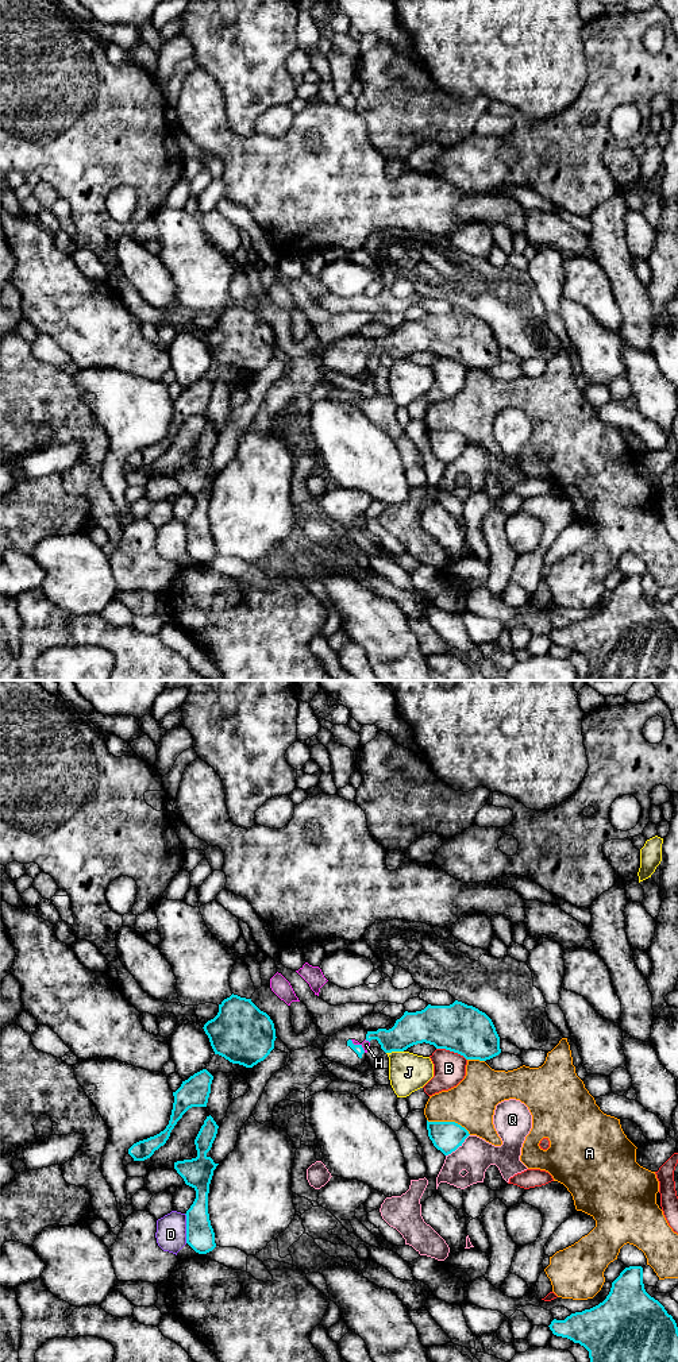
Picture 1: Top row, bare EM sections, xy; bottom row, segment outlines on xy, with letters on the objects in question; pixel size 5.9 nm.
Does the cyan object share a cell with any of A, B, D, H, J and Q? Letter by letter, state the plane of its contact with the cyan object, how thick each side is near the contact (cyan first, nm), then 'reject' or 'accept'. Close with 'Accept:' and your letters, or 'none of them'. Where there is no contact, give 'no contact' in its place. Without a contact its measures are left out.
A: xy | 180/280 nm | reject
B: xy | 300/190 nm | reject
D: xy | 170/180 nm | reject
H: xy | 60/50 nm | accept
J: xy | 200/240 nm | reject
Q: xy | 180/200 nm | reject
Accept: H

